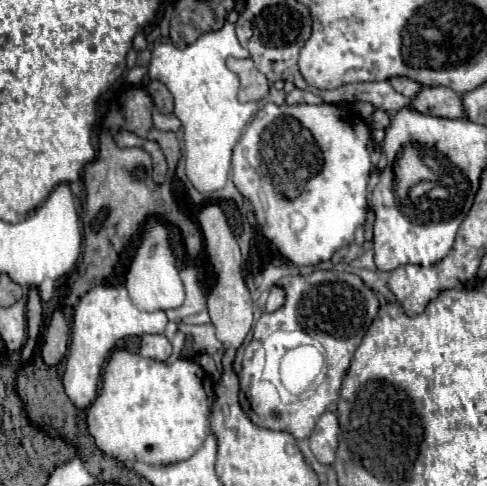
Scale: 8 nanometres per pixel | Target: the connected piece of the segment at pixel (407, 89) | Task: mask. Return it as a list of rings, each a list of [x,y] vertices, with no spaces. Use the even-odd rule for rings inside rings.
[[[390,78],[390,84],[392,84],[392,88],[396,92],[400,92],[400,94],[404,94],[408,98],[416,96],[416,92],[422,88],[420,84],[416,84],[414,80],[408,80],[408,78]]]

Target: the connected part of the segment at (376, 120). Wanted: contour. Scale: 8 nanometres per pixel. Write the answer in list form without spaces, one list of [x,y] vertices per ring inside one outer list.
[[[376,110],[366,122],[371,129],[385,130],[390,125],[390,119],[388,115],[381,110]]]

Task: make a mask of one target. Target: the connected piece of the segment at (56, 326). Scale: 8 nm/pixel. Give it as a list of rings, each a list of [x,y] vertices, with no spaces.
[[[56,310],[48,324],[48,332],[42,346],[42,358],[46,364],[54,366],[64,358],[68,350],[68,334],[70,334],[70,328],[62,316],[62,310]]]

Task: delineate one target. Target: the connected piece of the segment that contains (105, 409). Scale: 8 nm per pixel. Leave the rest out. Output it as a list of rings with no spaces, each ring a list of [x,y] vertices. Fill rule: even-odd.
[[[117,347],[104,368],[100,392],[86,412],[88,432],[92,434],[96,446],[120,462],[140,460],[150,466],[168,466],[174,462],[188,460],[210,434],[210,412],[216,400],[213,381],[206,372],[188,358],[178,358],[176,362],[158,362],[154,358],[144,358],[140,354]]]

